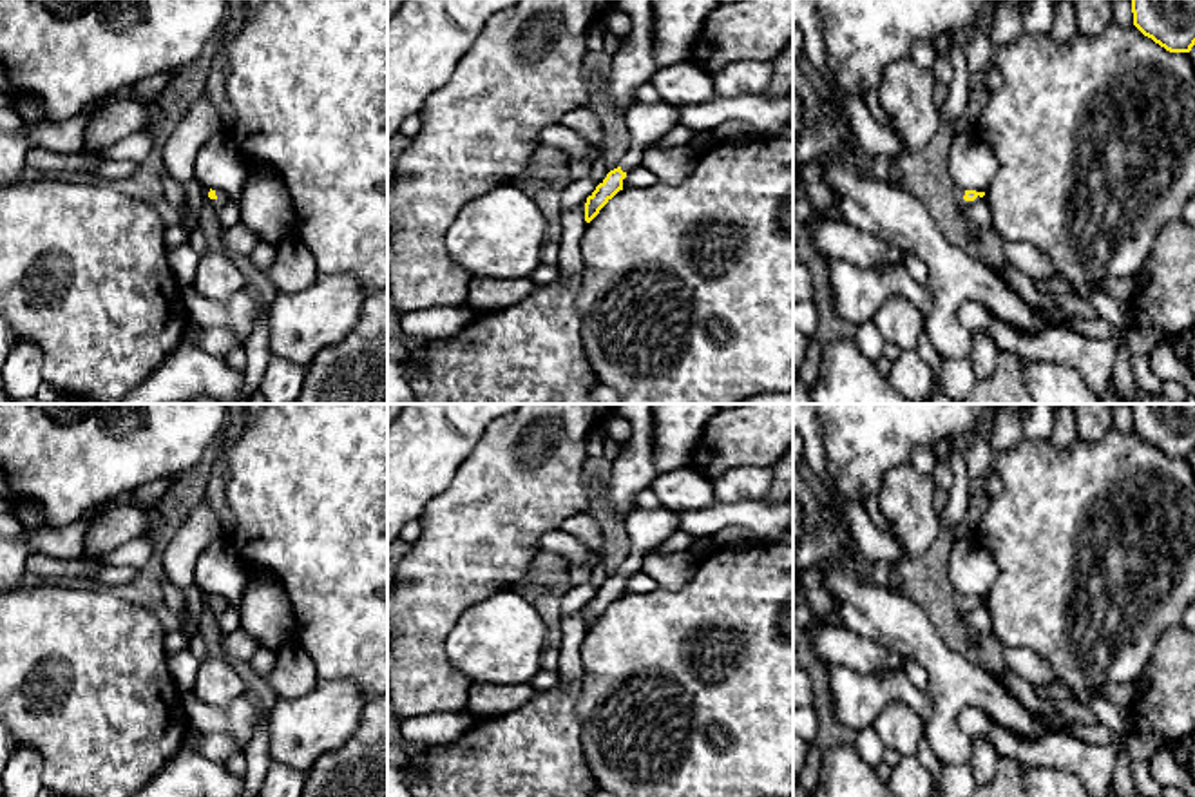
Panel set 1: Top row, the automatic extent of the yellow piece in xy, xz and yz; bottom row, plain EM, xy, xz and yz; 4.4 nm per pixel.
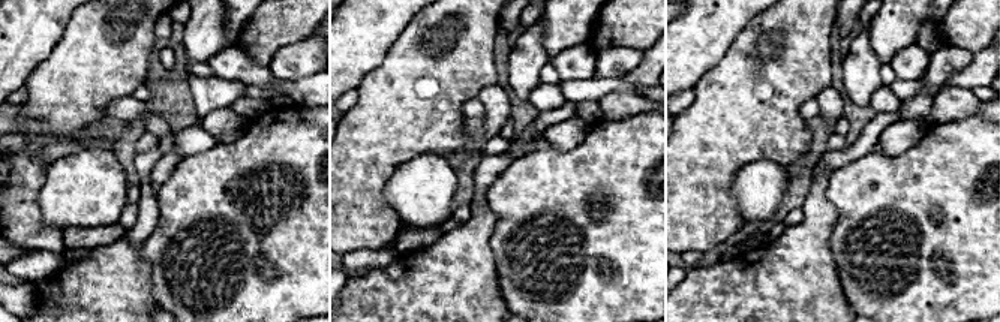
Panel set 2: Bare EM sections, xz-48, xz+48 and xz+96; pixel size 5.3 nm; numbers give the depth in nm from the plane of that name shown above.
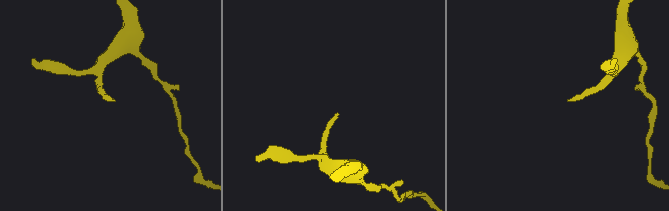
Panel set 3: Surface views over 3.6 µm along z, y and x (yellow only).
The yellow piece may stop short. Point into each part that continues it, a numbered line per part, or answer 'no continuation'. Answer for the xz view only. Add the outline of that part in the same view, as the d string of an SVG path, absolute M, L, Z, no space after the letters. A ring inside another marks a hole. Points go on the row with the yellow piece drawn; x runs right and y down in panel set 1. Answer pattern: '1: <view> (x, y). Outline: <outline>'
1: xz (647, 122). Outline: M636 100L623 114L623 120L632 136L632 149L621 159L619 167L623 172L628 172L641 163L646 147L657 143L679 125L679 110L664 101L643 103Z

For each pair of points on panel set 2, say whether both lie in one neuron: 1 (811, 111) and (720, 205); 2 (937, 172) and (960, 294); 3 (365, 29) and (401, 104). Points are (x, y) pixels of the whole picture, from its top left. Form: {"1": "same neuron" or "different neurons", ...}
{"1": "different neurons", "2": "same neuron", "3": "different neurons"}

